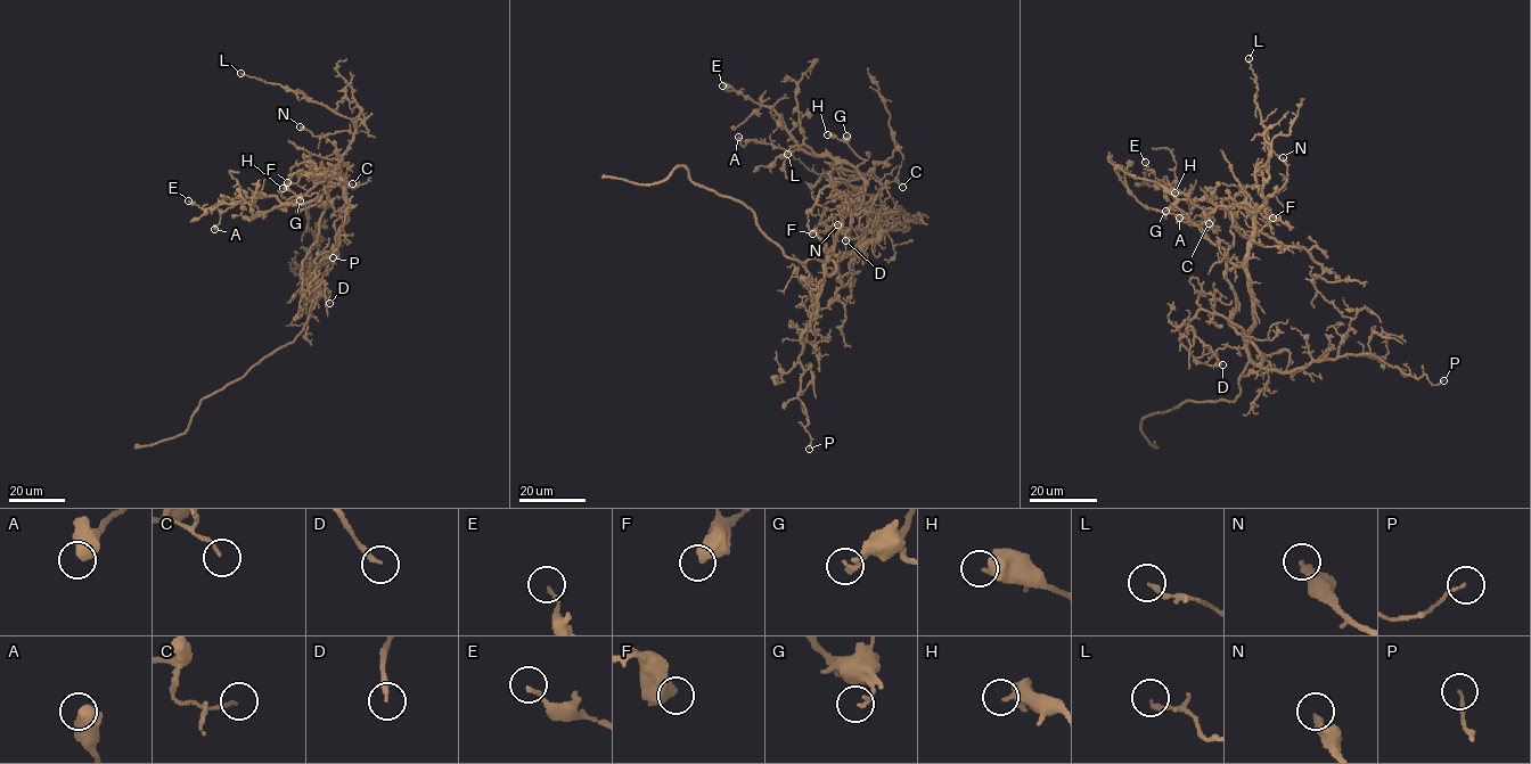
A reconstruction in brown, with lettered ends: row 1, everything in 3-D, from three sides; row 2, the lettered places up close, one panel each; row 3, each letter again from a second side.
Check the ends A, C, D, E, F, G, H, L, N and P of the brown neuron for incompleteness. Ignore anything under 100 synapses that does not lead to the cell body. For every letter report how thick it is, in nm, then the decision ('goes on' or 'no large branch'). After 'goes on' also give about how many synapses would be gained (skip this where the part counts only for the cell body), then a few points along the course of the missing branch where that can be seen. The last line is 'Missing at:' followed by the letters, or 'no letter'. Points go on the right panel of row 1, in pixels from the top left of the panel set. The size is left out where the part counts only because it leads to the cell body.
A: 600 nm thick; no large branch
C: 110 nm thick; no large branch
D: 200 nm thick; no large branch
E: 140 nm thick; no large branch
F: 550 nm thick; no large branch
G: 170 nm thick; no large branch
H: 380 nm thick; no large branch
L: 180 nm thick; no large branch
N: 360 nm thick; no large branch
P: 100 nm thick; no large branch
Missing at: no letter

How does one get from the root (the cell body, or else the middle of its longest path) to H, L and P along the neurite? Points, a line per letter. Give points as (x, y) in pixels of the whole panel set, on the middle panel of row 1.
H: (832, 254), (816, 230), (838, 224), (858, 207), (865, 182), (858, 170), (864, 159), (827, 134)
L: (832, 254), (874, 240), (882, 223), (885, 230), (905, 224), (875, 211), (841, 180), (809, 171), (787, 154)
P: (832, 254), (826, 264), (817, 315), (801, 338), (803, 375), (797, 399), (808, 418), (809, 449)

